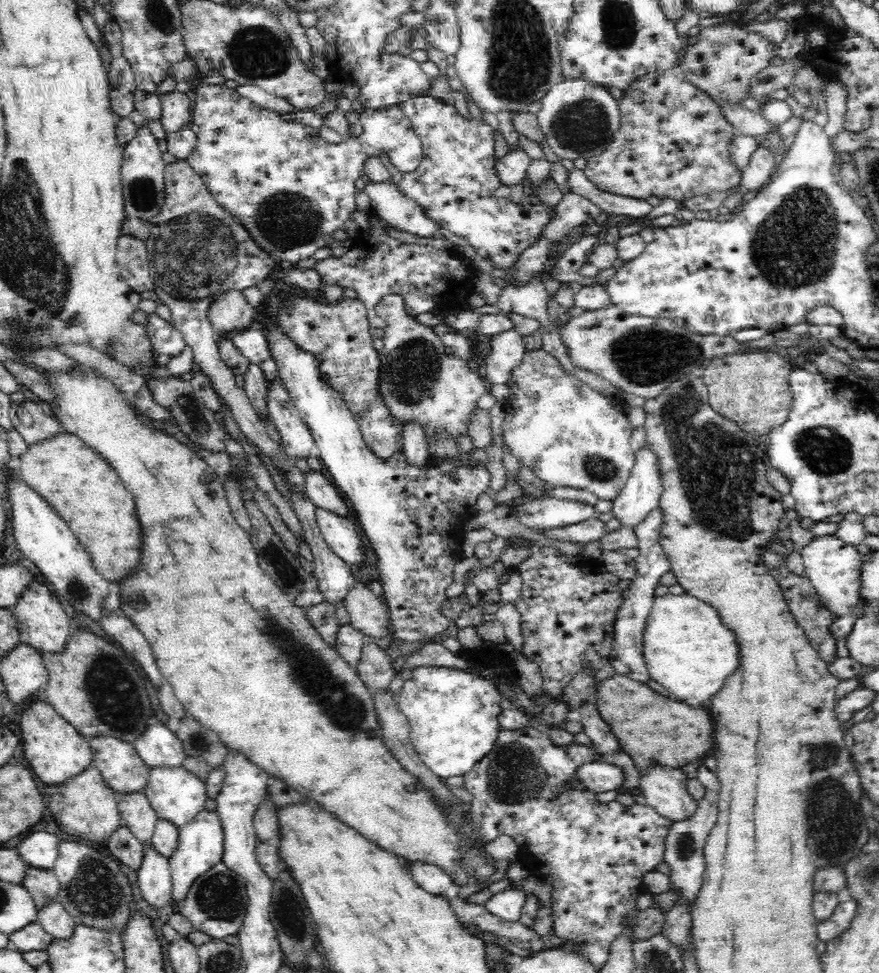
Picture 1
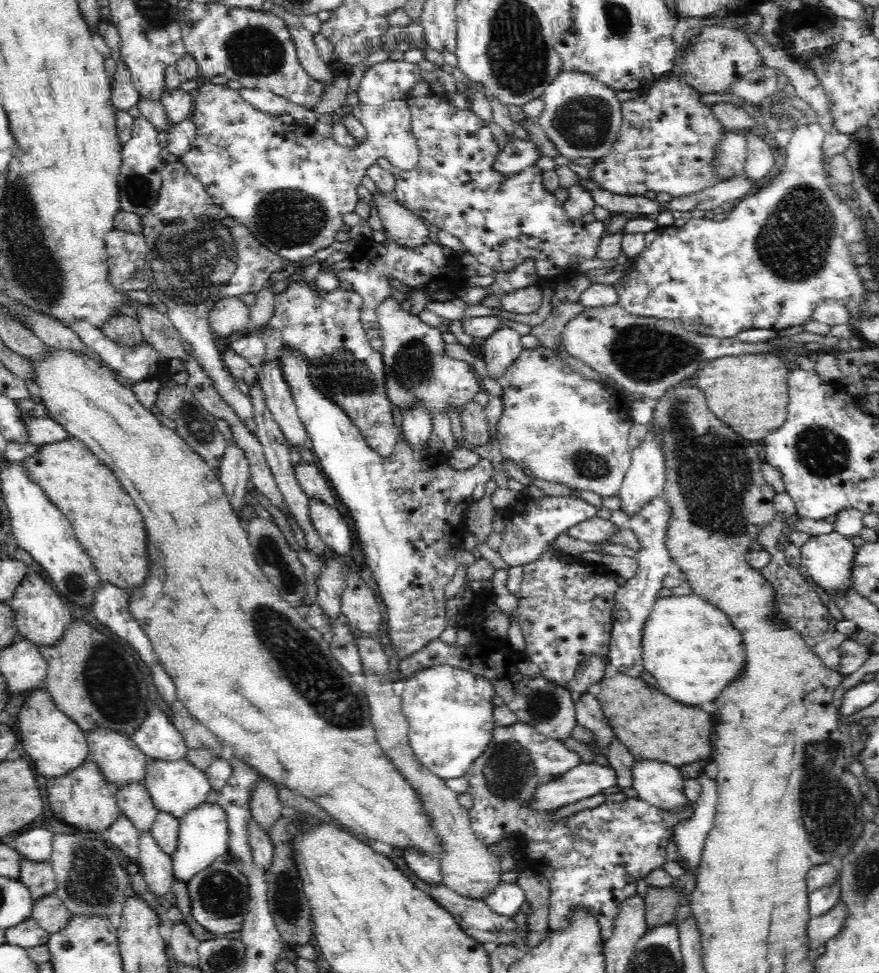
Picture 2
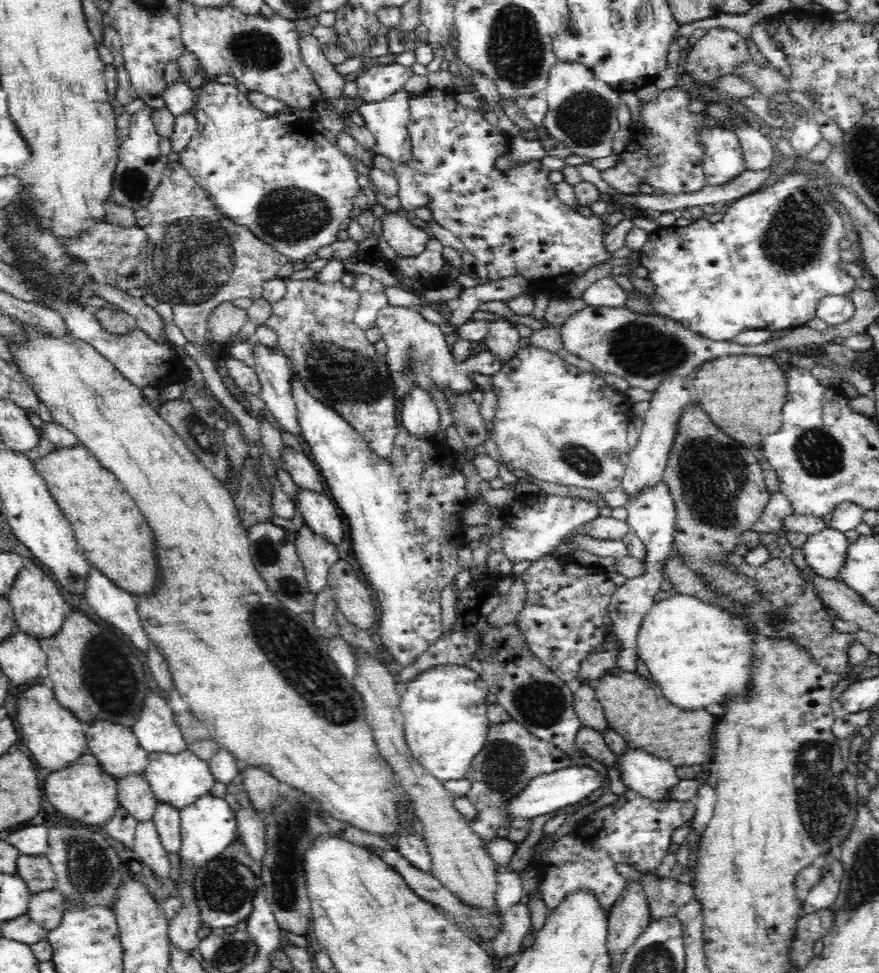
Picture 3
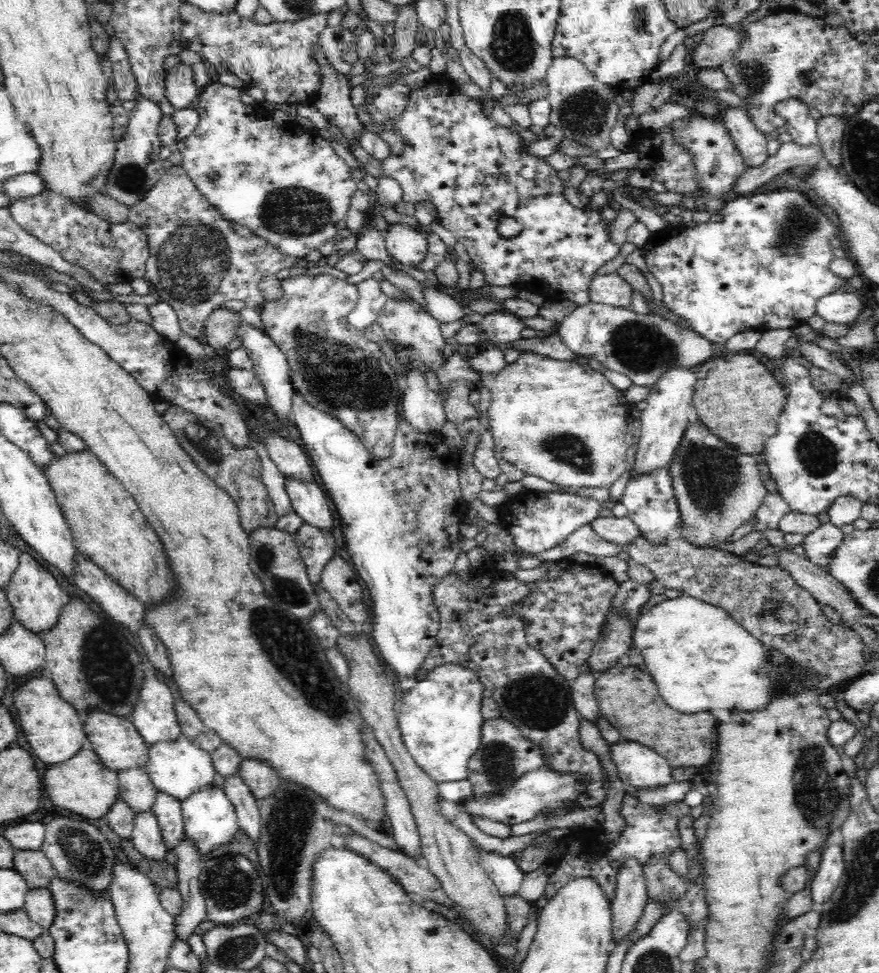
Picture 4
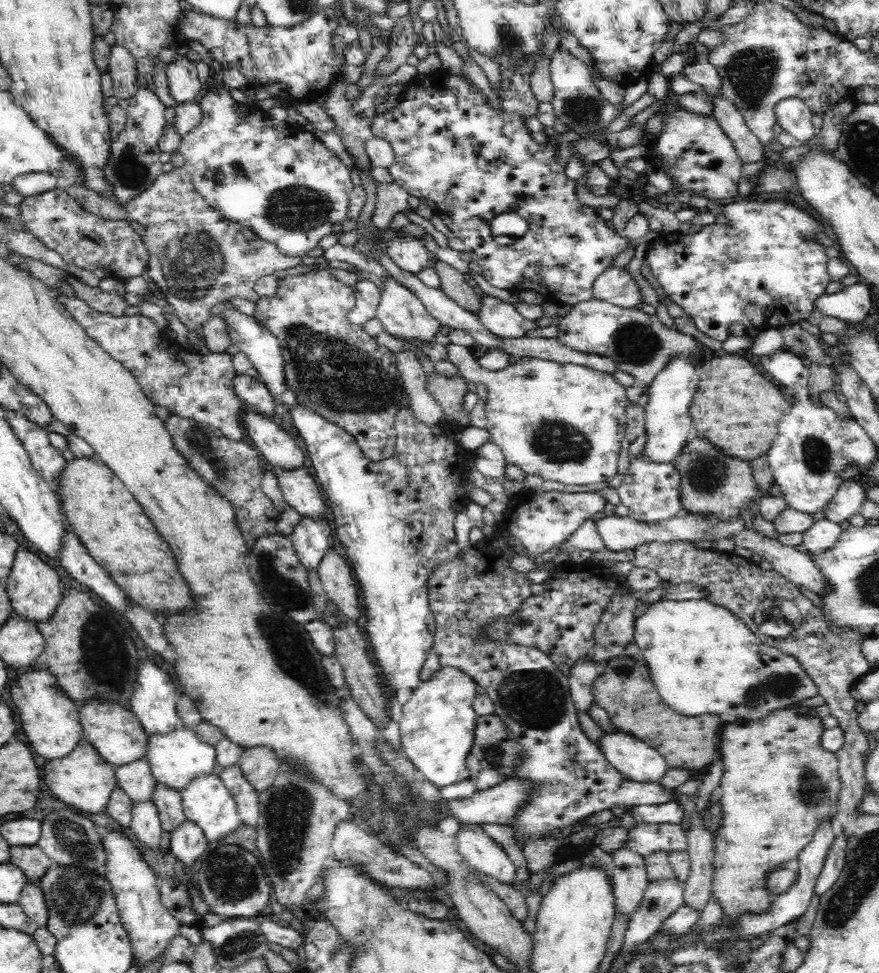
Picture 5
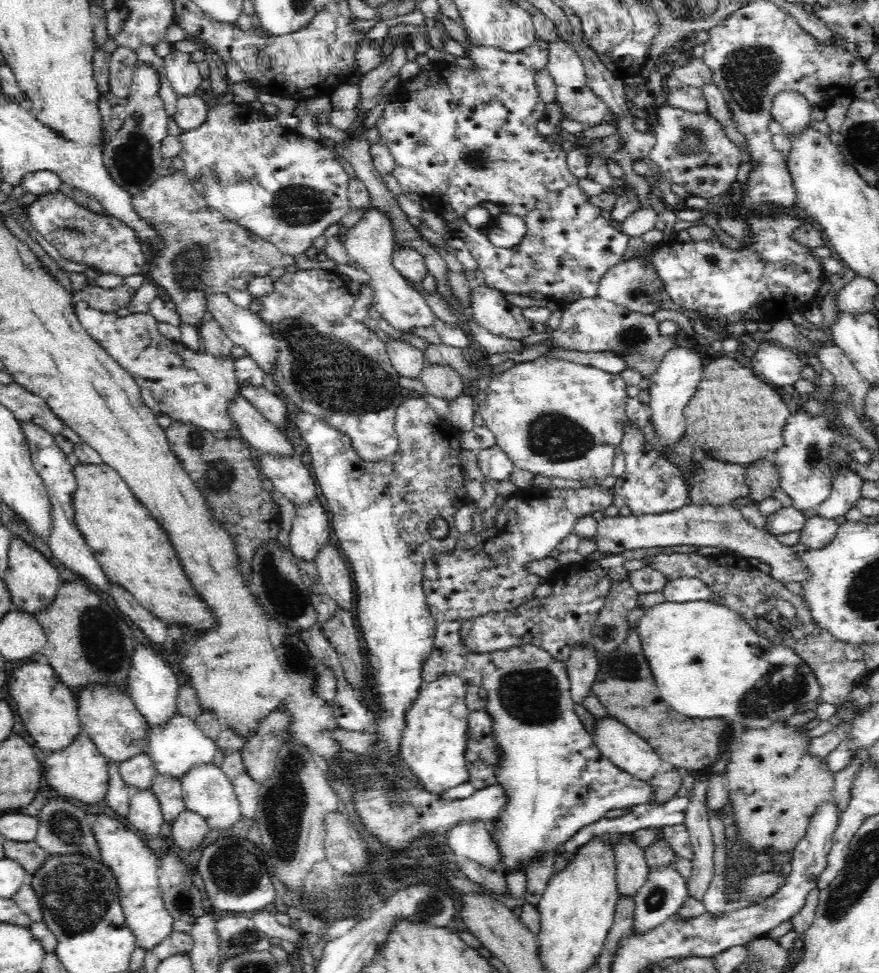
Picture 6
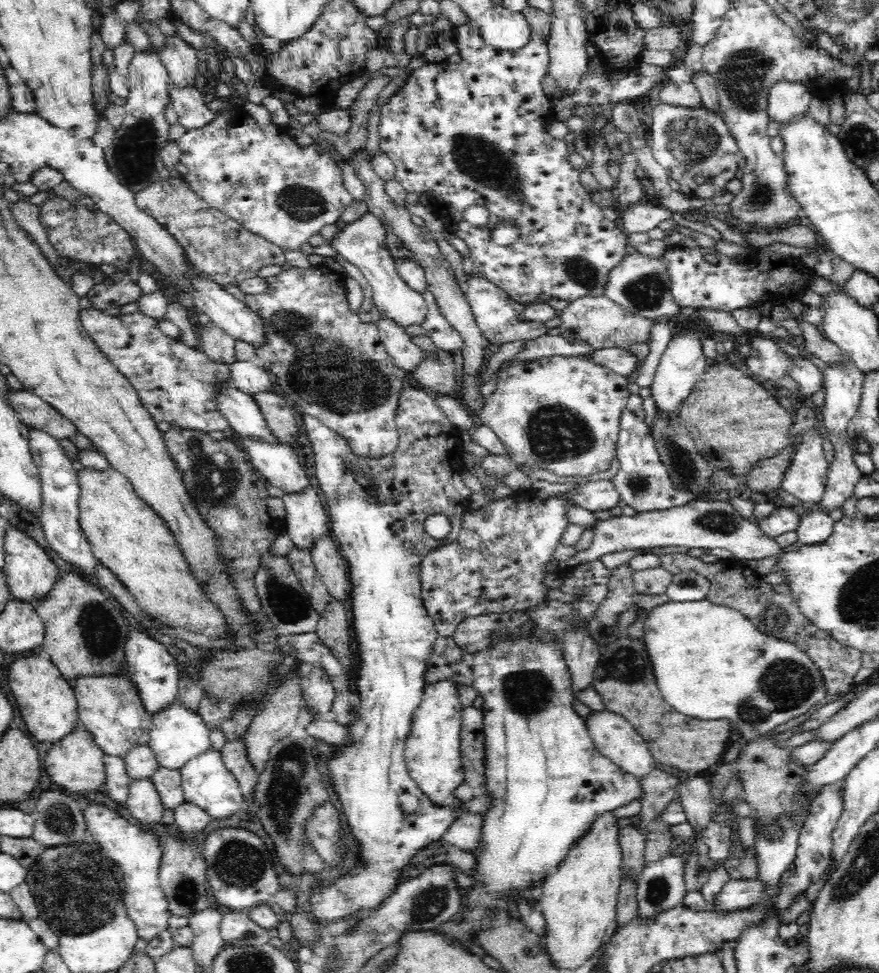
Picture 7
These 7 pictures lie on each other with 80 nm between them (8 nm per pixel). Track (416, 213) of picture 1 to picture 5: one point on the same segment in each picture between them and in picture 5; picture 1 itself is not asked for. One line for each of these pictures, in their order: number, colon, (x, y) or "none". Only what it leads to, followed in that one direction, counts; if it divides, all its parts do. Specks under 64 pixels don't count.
2: (401, 226)
3: (407, 240)
4: (409, 245)
5: (410, 254)

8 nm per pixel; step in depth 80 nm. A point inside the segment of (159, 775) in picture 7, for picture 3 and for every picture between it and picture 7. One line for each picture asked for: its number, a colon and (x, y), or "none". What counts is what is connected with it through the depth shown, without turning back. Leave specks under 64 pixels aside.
3: (167, 819)
4: (168, 811)
5: (168, 801)
6: (168, 791)

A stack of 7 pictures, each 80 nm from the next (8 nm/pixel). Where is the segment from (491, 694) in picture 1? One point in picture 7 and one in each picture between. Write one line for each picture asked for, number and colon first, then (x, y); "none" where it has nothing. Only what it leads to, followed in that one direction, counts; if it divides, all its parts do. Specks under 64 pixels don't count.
2: (450, 714)
3: (444, 710)
4: (441, 721)
5: (437, 726)
6: (434, 743)
7: (432, 751)

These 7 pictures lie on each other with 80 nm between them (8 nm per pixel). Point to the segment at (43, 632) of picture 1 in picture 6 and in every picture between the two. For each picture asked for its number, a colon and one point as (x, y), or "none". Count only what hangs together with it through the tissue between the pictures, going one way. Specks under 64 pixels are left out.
2: (40, 615)
3: (39, 609)
4: (36, 597)
5: (34, 589)
6: (32, 581)

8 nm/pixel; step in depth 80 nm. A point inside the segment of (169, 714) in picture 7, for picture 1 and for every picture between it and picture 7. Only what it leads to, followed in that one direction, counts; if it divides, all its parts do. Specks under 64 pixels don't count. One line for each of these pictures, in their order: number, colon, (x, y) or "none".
1: (176, 795)
2: (175, 785)
3: (178, 778)
4: (177, 767)
5: (175, 758)
6: (175, 746)

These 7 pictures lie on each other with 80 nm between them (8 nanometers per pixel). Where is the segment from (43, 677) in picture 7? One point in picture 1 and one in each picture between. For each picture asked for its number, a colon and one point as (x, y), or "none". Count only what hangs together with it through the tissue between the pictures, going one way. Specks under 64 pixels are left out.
1: (55, 751)
2: (55, 744)
3: (55, 737)
4: (55, 729)
5: (51, 720)
6: (49, 710)

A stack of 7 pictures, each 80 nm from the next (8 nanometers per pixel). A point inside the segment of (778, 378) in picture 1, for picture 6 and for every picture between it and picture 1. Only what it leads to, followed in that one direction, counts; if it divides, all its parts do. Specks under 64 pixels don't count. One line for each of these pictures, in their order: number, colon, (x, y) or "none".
2: (749, 392)
3: (747, 390)
4: (737, 397)
5: (735, 407)
6: (734, 412)

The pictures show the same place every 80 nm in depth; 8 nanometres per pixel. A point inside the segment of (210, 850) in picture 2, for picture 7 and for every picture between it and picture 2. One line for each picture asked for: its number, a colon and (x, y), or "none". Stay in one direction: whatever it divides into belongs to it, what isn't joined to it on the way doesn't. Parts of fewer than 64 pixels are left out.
3: (208, 826)
4: (209, 819)
5: (206, 801)
6: (207, 790)
7: (207, 783)

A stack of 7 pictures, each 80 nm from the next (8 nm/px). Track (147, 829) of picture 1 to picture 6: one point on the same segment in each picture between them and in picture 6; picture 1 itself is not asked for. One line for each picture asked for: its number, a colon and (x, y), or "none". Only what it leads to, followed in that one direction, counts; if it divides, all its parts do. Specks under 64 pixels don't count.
2: (133, 800)
3: (134, 793)
4: (136, 789)
5: (135, 779)
6: (138, 771)

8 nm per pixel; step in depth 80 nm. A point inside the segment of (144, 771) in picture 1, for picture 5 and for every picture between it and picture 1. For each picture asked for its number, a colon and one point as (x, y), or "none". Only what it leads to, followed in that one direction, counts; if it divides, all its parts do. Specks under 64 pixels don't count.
2: (120, 760)
3: (117, 750)
4: (116, 741)
5: (112, 728)

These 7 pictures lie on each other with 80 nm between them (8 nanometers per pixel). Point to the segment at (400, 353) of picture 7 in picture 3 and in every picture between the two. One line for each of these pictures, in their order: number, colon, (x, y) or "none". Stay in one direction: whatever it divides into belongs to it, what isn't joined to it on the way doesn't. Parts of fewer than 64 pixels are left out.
3: (420, 417)
4: (422, 407)
5: (427, 409)
6: (408, 360)

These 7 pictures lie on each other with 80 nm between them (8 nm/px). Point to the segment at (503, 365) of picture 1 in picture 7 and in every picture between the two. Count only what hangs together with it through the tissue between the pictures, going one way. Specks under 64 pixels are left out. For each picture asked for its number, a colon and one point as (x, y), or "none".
2: (502, 347)
3: (502, 340)
4: (502, 327)
5: (501, 318)
6: (490, 309)
7: (499, 317)

